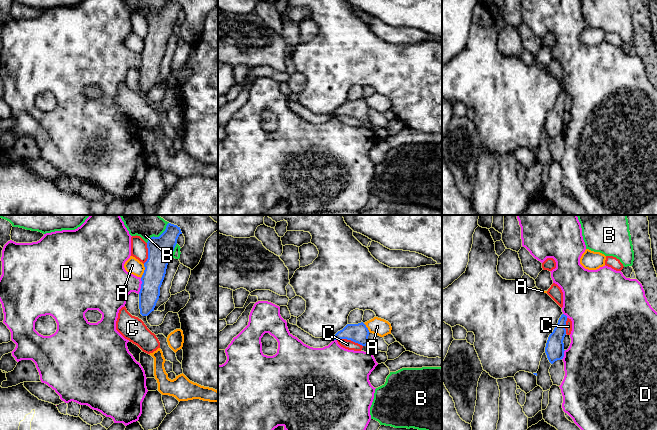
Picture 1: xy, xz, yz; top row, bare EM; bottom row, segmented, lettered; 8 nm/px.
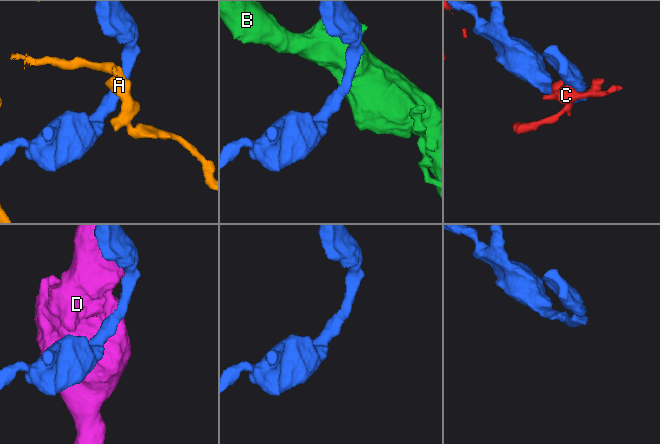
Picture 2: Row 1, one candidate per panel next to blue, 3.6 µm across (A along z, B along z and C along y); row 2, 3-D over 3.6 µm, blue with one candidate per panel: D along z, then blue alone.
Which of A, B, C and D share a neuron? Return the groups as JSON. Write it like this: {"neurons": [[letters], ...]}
{"neurons": [["A"], ["B"], ["C"], ["D"]]}

